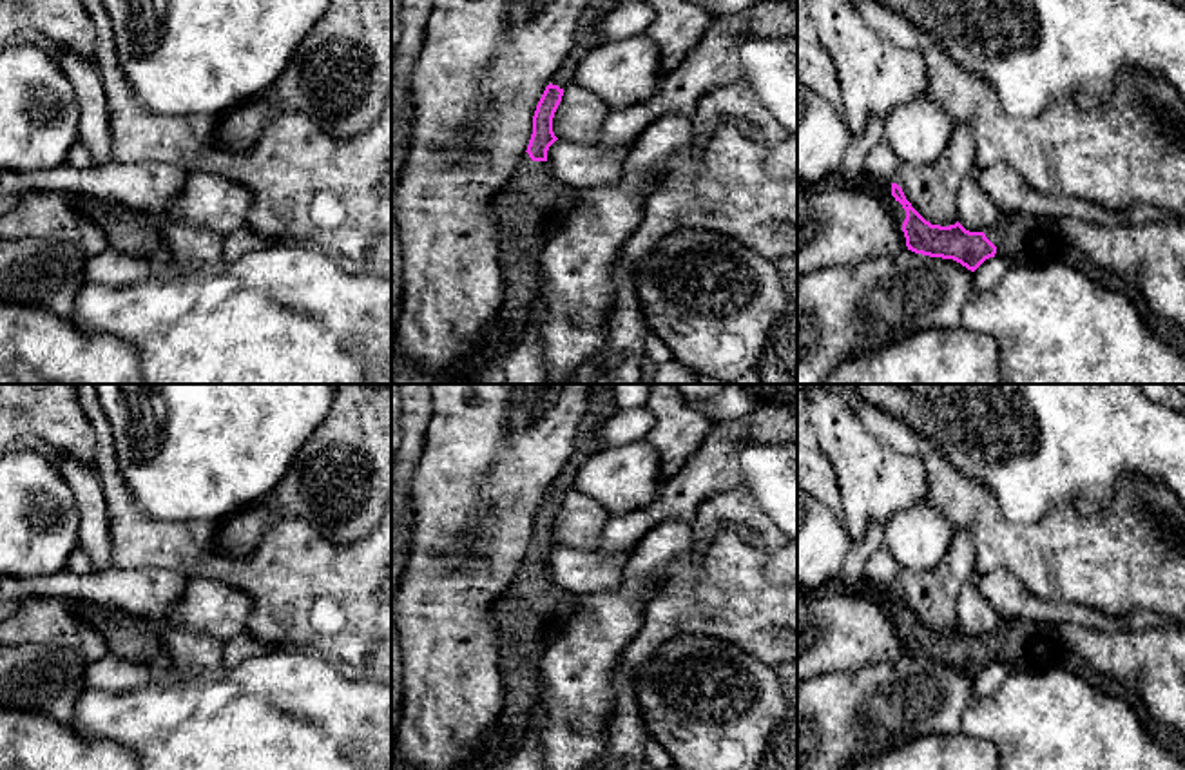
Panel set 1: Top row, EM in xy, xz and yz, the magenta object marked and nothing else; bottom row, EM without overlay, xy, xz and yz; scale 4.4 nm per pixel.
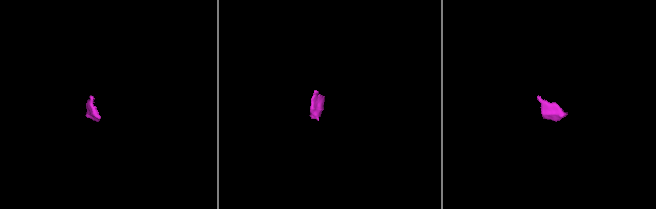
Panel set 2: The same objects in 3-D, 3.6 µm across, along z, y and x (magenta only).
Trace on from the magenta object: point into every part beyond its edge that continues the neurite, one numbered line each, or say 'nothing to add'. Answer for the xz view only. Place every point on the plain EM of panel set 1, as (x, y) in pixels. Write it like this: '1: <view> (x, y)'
1: xz (600, 408)
2: xz (531, 613)

